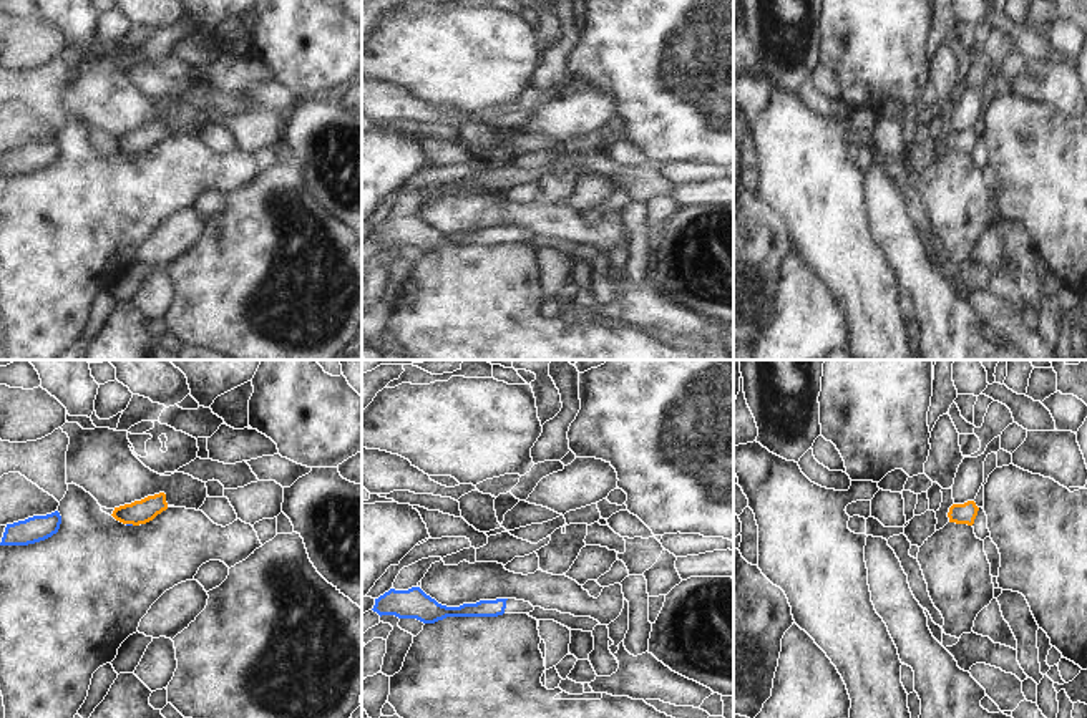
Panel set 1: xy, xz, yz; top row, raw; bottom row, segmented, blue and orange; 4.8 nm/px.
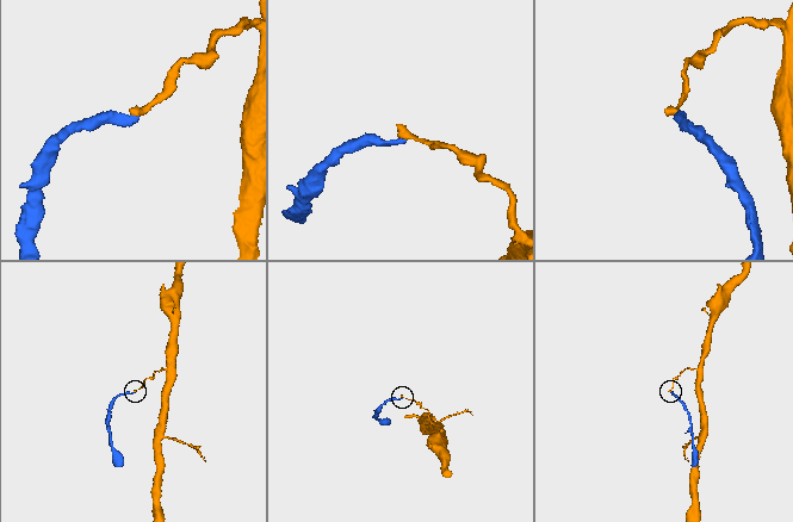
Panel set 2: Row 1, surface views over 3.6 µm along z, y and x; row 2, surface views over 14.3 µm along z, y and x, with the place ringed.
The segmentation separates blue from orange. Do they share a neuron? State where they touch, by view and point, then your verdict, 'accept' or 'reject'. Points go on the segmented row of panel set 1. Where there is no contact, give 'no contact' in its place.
xy (130, 524) | reject

